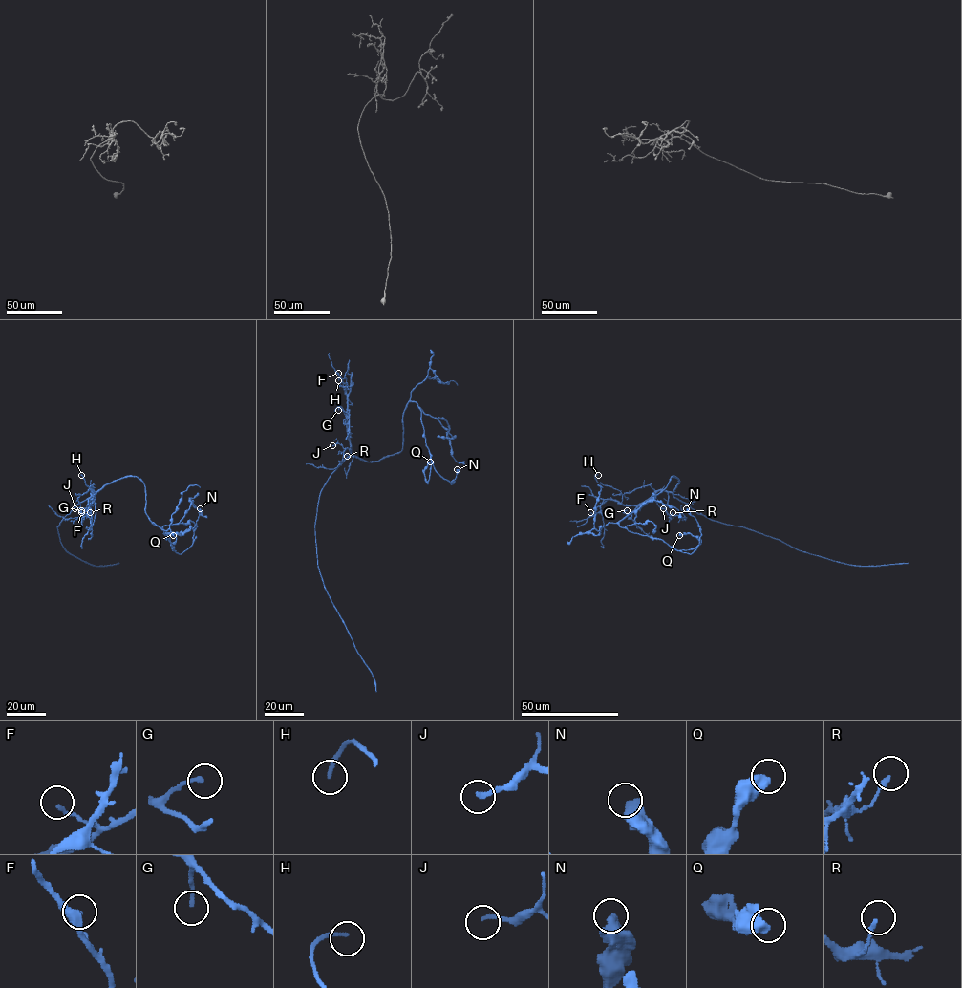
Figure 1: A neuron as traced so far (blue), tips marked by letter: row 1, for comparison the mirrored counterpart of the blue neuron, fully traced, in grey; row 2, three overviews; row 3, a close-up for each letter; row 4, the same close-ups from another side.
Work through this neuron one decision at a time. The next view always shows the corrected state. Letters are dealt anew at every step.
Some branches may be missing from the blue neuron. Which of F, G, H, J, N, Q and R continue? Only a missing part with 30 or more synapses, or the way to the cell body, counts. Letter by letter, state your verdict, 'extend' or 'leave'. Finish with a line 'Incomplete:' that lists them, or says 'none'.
F: leave
G: leave
H: leave
J: leave
N: leave
Q: leave
R: leave
Incomplete: none

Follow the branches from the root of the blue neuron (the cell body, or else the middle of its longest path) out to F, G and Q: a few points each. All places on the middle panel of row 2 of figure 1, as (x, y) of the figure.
F: (349, 457), (346, 383), (341, 381), (338, 373)
G: (349, 457), (348, 414), (339, 406), (338, 410)
Q: (349, 457), (375, 461), (399, 452), (403, 413), (415, 401), (432, 461), (428, 483), (424, 468), (430, 461)

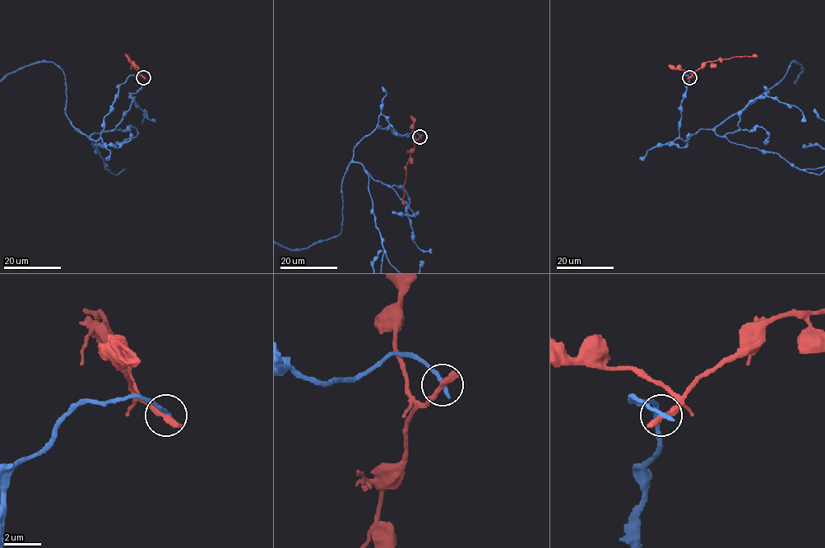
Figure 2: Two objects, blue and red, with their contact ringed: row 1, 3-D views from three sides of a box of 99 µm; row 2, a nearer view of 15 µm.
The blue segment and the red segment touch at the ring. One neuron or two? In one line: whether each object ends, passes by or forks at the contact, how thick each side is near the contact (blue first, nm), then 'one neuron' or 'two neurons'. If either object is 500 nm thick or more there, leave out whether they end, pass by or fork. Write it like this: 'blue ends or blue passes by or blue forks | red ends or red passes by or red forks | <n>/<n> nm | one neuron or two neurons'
blue ends | red ends | 280/400 nm | two neurons

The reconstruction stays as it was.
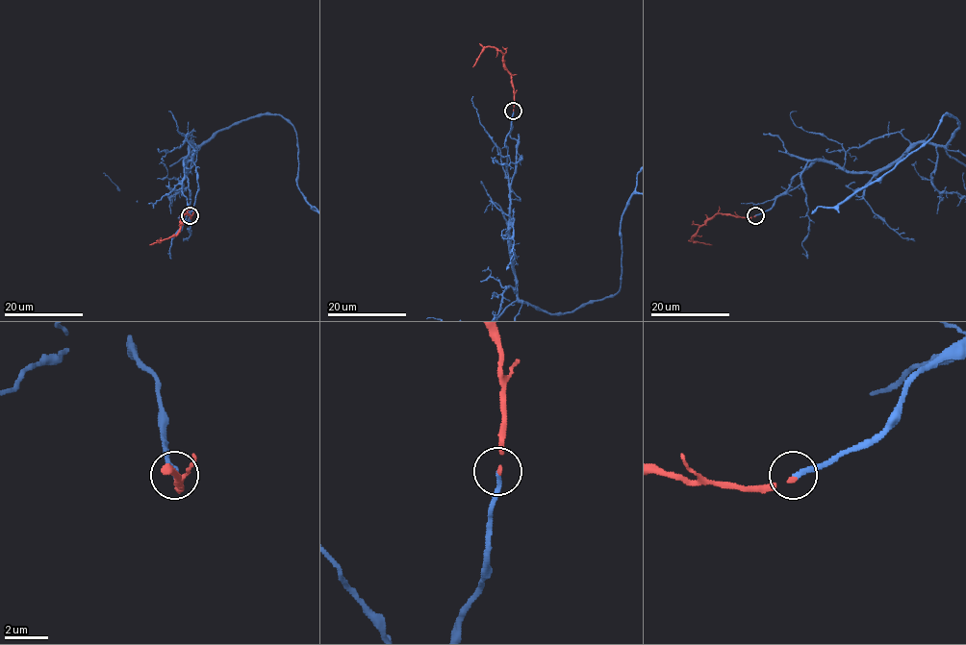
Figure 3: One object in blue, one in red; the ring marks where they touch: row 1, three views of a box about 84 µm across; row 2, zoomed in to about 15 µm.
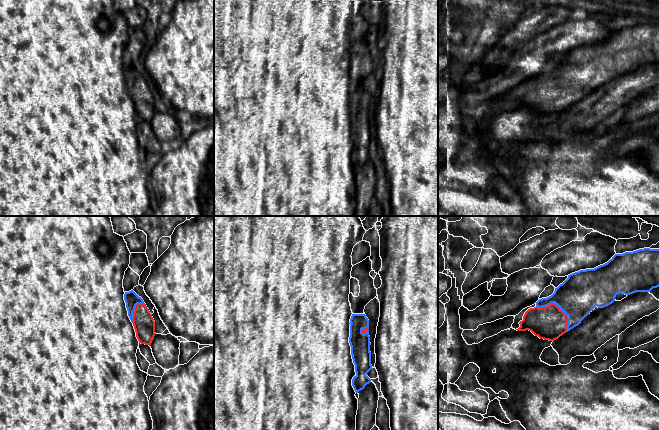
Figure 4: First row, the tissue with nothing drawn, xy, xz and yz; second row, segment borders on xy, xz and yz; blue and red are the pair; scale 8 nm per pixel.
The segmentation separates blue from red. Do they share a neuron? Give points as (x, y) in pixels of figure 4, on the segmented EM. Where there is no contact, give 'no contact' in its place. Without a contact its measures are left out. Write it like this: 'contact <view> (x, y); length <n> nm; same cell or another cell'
contact yz (559, 307); length 320 nm; same cell

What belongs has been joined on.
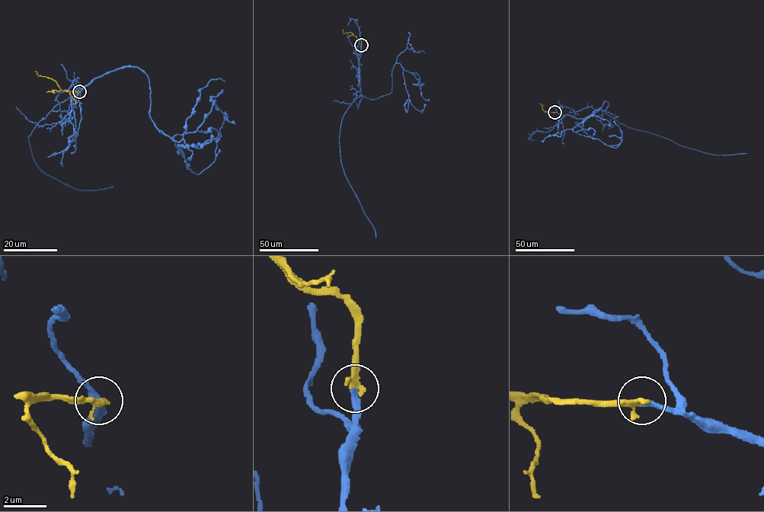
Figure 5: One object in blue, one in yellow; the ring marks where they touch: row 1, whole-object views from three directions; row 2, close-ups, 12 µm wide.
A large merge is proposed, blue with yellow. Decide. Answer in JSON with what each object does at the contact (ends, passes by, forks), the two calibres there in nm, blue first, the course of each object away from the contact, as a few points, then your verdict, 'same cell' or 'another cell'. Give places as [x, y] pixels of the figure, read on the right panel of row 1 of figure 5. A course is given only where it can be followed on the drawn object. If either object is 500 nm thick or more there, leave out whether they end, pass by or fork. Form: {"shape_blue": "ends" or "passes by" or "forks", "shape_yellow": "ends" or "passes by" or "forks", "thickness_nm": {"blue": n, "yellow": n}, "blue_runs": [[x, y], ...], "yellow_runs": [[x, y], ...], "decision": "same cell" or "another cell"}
{"shape_blue": "ends", "shape_yellow": "ends", "thickness_nm": {"blue": 240, "yellow": 320}, "blue_runs": [[554, 112], [586, 118], [597, 110], [603, 110], [627, 126], [706, 153], [747, 153]], "yellow_runs": [[554, 112], [545, 111], [543, 105], [538, 103]], "decision": "same cell"}

